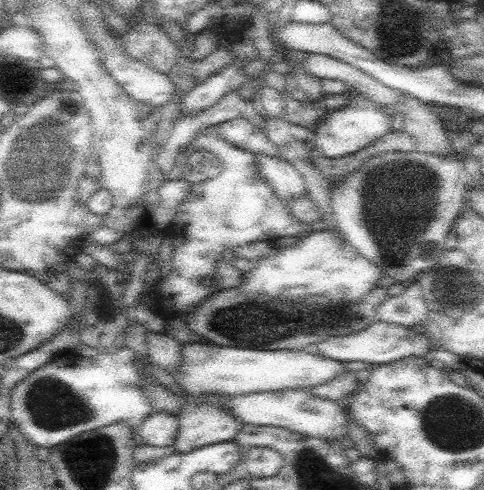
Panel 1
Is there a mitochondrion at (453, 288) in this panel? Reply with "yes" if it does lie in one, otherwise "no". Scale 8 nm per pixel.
yes

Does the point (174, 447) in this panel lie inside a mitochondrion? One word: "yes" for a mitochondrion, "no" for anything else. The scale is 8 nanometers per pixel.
no

